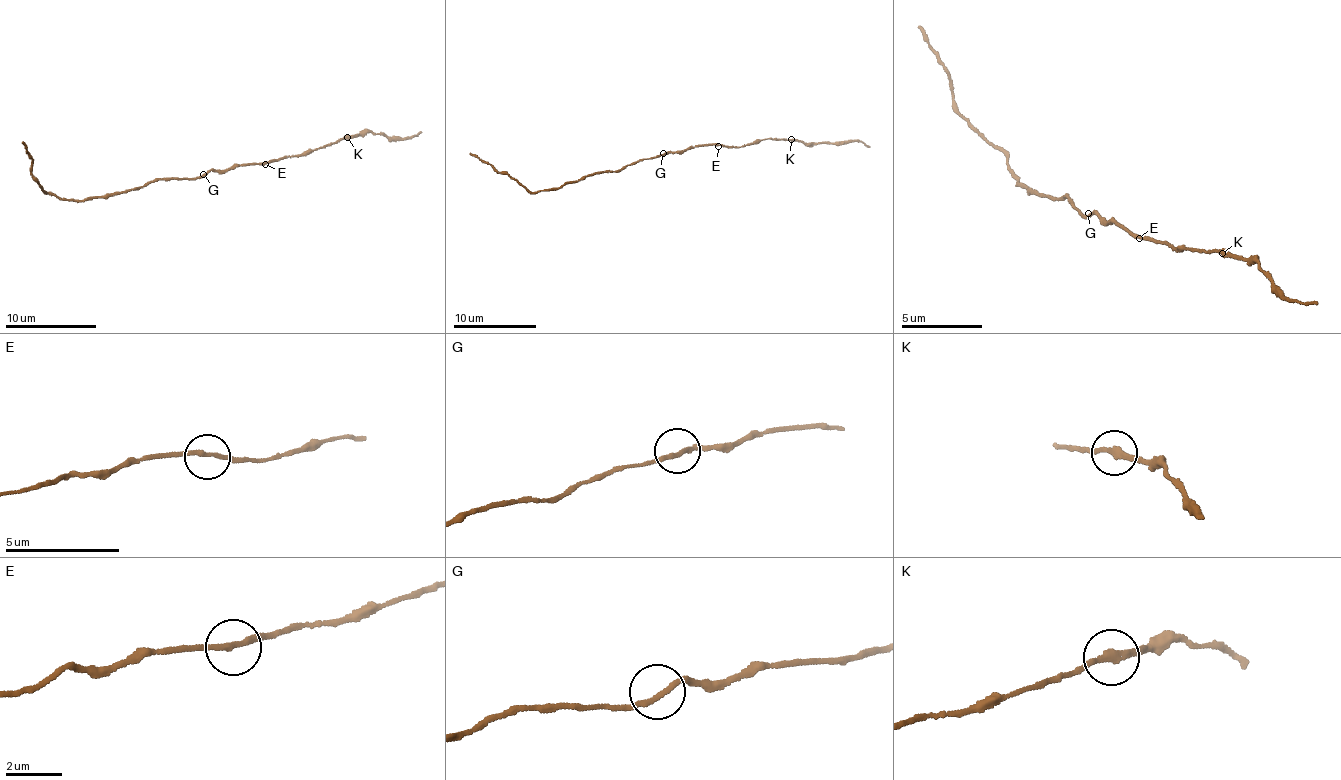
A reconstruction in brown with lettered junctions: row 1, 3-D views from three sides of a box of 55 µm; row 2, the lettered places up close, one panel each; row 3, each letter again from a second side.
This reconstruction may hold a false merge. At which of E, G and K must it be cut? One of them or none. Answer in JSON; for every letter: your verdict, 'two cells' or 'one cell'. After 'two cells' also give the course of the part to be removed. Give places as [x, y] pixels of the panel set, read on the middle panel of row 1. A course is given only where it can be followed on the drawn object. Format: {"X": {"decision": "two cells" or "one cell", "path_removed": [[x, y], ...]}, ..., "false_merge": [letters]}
{"E": {"decision": "one cell"}, "G": {"decision": "one cell"}, "K": {"decision": "two cells", "path_removed": [[792, 139], [813, 144], [862, 140], [868, 147]]}, "false_merge": ["K"]}

